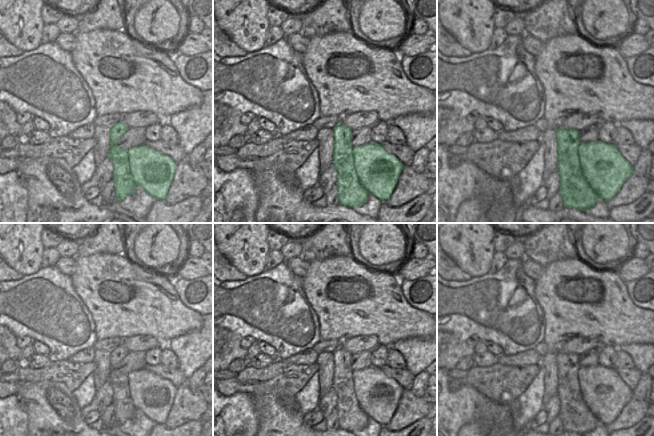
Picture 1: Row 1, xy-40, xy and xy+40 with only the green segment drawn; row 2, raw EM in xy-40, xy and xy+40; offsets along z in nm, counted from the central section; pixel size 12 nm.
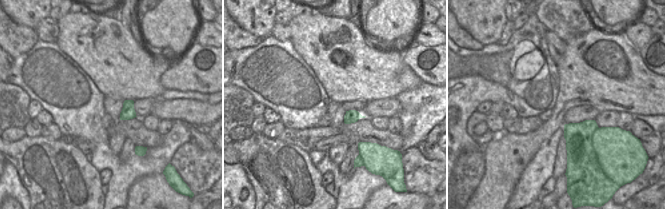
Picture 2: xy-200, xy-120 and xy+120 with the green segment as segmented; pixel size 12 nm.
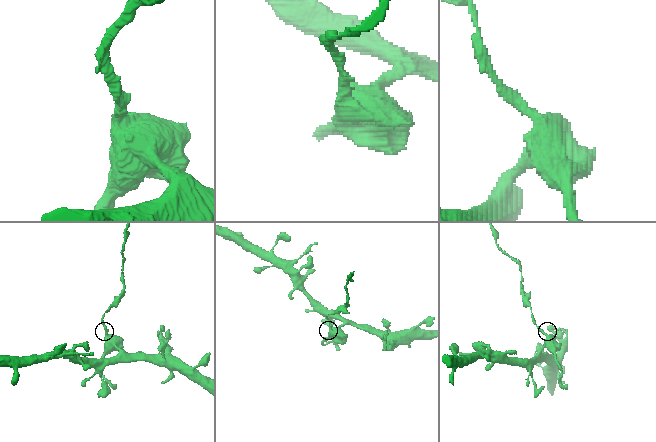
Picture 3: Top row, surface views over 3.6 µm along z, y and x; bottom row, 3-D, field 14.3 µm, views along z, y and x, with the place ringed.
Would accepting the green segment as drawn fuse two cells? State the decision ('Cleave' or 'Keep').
Cleave

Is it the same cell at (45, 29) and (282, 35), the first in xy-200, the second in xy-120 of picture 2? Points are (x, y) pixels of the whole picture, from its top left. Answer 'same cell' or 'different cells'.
same cell

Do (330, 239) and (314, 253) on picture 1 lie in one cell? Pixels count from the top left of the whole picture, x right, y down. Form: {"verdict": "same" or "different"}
{"verdict": "same"}

